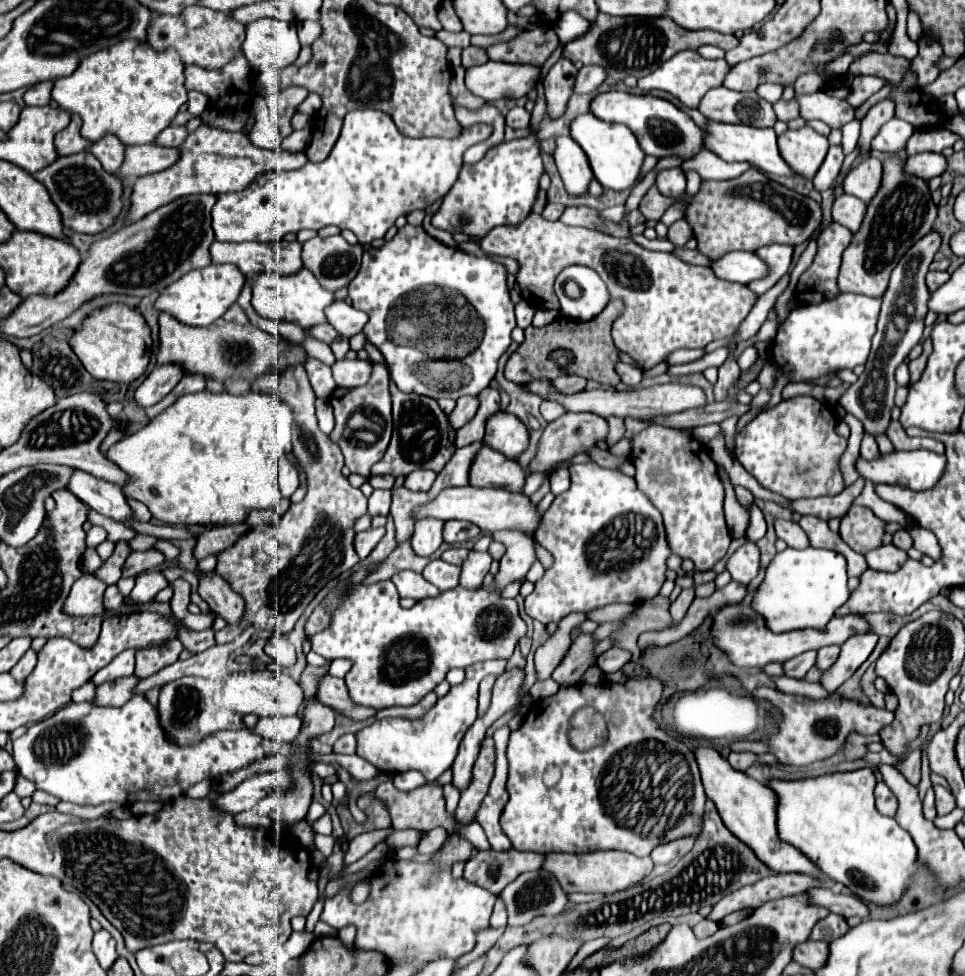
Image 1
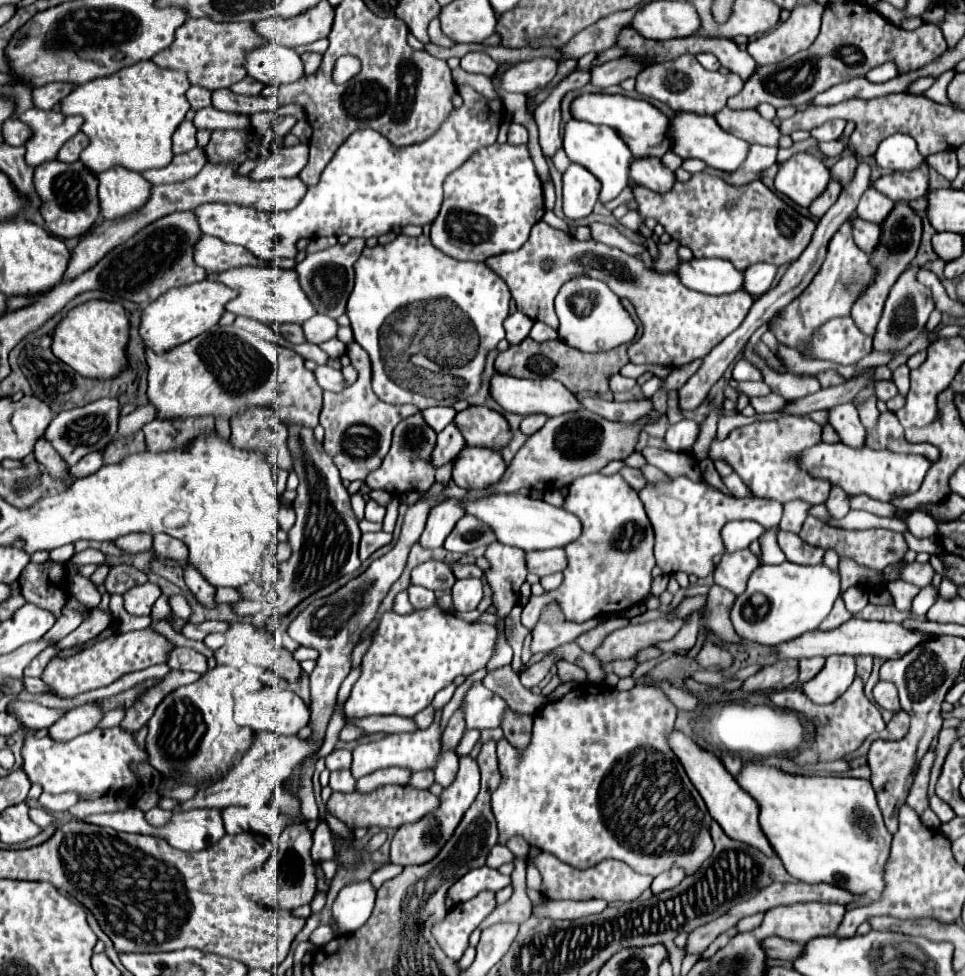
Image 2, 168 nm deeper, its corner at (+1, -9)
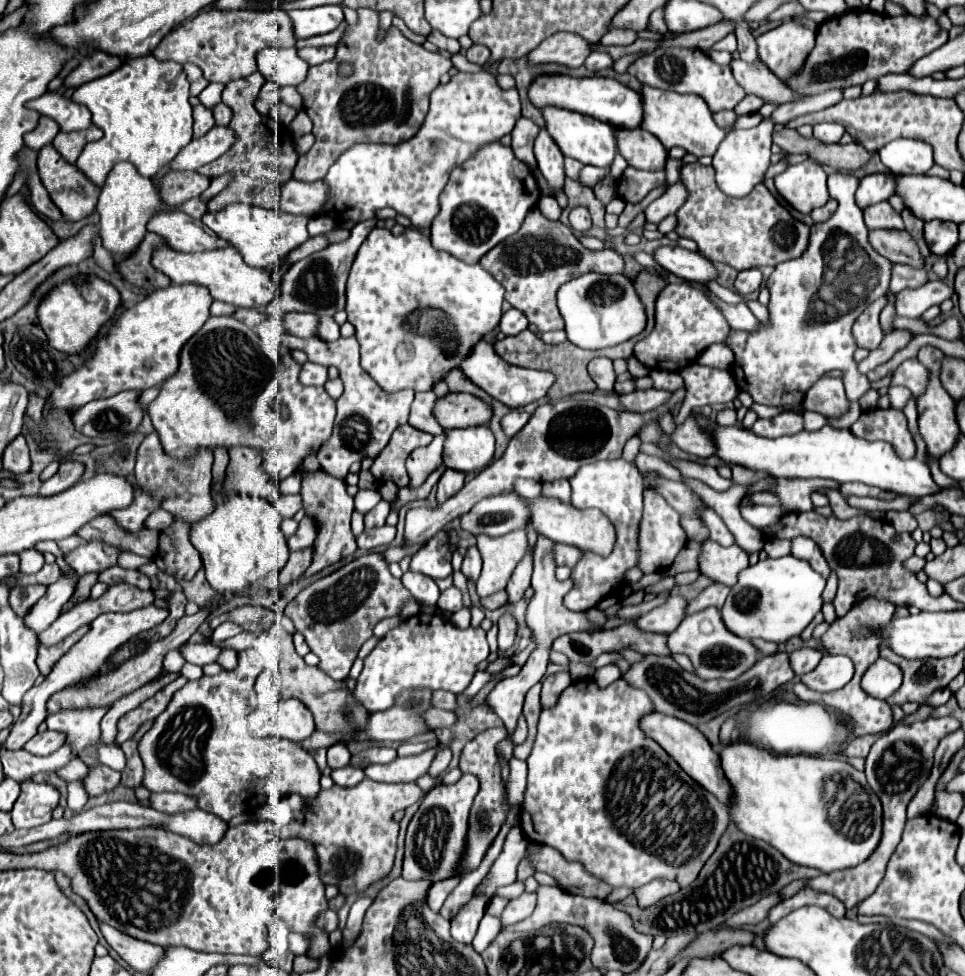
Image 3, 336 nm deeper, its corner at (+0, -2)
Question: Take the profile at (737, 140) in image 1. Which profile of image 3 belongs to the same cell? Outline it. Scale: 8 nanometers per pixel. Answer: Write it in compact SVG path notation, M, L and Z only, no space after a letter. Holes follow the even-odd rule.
M640 86L640 98L644 100L644 122L642 128L652 132L666 150L680 146L694 156L714 156L718 144L724 140L726 132L720 130L708 110L706 102L696 94L678 94L670 90L660 90L652 86Z

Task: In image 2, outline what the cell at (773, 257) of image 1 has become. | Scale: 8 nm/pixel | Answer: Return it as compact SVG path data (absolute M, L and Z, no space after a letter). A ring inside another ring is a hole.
M755 263L745 271L745 289L755 295L761 297L763 293L767 293L771 289L771 283L777 275L777 265L771 263Z

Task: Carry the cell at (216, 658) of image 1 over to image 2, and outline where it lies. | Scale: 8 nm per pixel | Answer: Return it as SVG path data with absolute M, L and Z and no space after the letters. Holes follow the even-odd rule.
M115 707L115 711L109 711L109 713L101 719L99 727L113 727L113 725L119 725L119 723L123 721L123 715L125 715L123 707Z

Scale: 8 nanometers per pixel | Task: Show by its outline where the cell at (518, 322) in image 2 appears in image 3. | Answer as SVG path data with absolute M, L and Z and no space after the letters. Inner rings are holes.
M510 308L508 312L502 314L502 320L500 320L500 332L502 332L504 336L516 336L516 334L520 334L522 330L526 330L528 324L530 324L528 318L526 318L520 310Z

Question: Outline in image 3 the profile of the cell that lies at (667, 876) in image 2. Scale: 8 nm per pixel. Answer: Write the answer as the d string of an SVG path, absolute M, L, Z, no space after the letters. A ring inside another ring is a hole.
M654 880L654 882L648 882L640 888L634 890L634 896L638 898L638 906L640 908L648 908L652 904L656 904L658 900L662 900L664 896L670 896L670 894L676 894L680 890L680 886L676 882L670 882L670 880Z

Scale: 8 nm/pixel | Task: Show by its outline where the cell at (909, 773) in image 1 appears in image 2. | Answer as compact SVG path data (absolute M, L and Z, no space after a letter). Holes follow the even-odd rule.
M933 751L925 753L925 757L919 761L915 781L913 781L909 797L907 797L907 805L913 807L917 813L923 813L923 809L929 805L929 801L927 801L927 783L929 783L931 765L933 765Z

